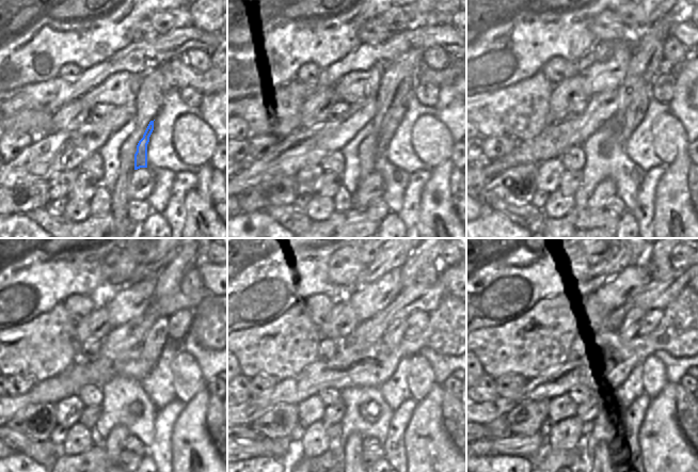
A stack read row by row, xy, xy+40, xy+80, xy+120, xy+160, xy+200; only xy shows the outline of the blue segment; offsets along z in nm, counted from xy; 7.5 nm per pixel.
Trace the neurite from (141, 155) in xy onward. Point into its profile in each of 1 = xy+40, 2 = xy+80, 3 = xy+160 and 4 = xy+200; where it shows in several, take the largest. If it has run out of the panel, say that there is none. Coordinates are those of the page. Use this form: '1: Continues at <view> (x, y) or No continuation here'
1: Continues at xy+40 (394, 118)
2: Continues at xy+80 (629, 120)
3: Continues at xy+160 (394, 334)
4: Continues at xy+200 (630, 329)

